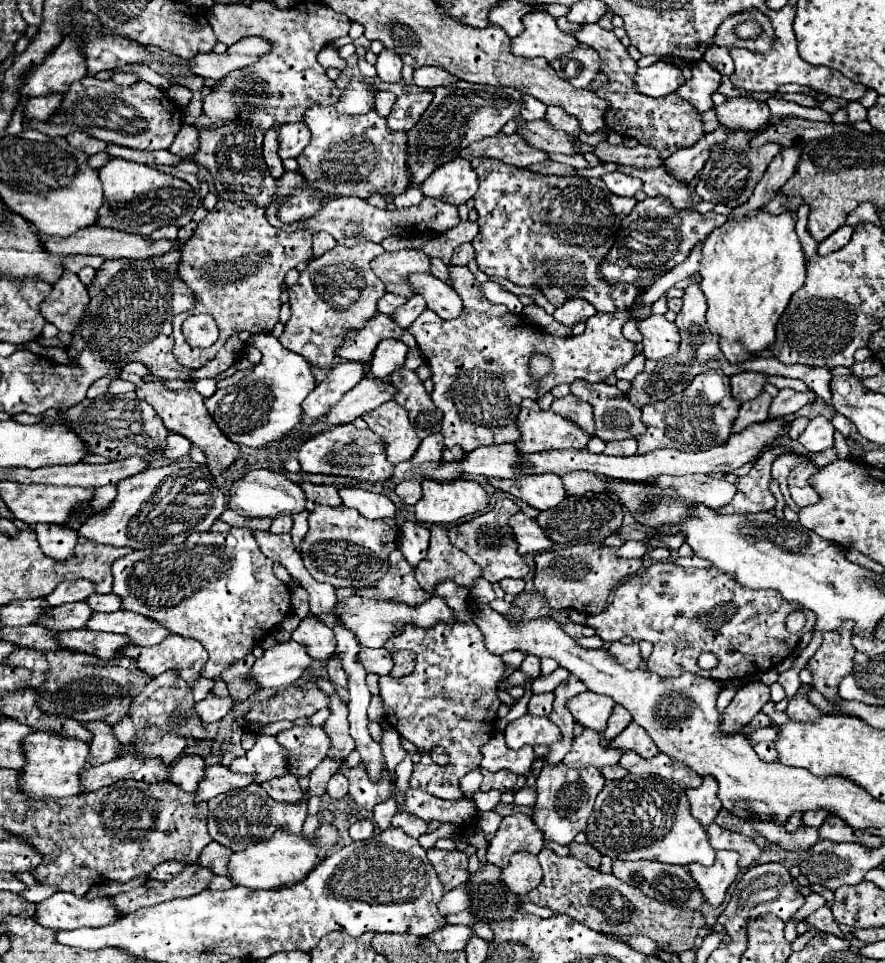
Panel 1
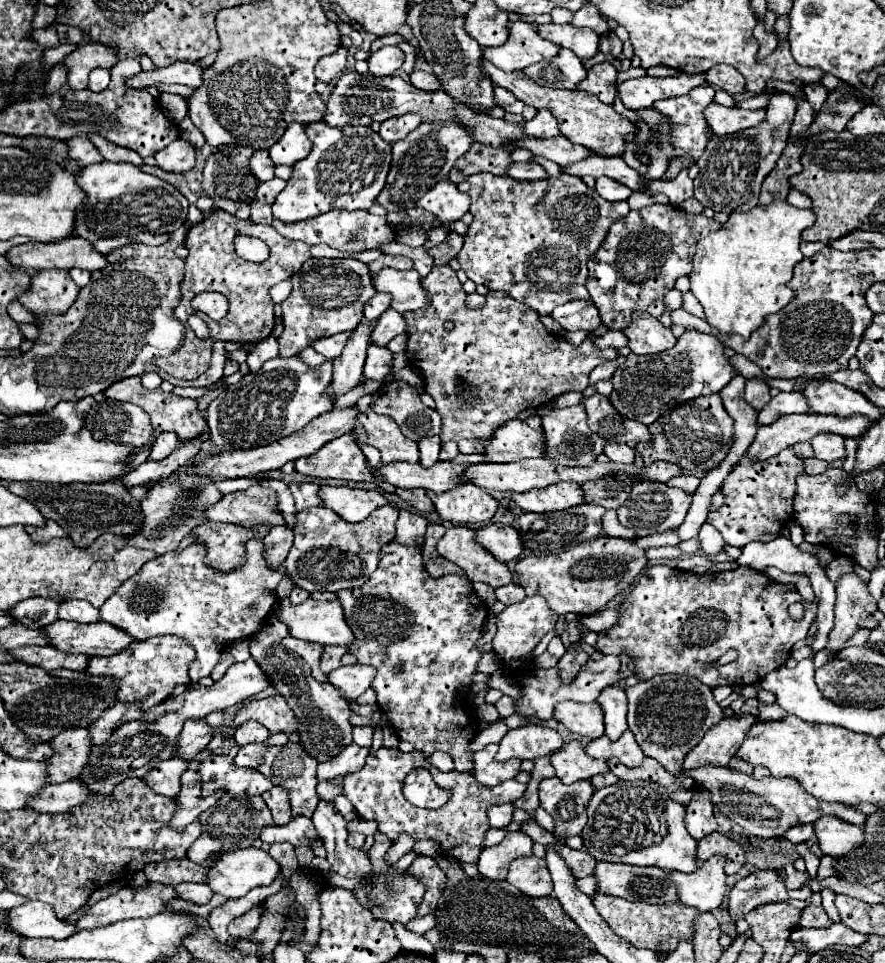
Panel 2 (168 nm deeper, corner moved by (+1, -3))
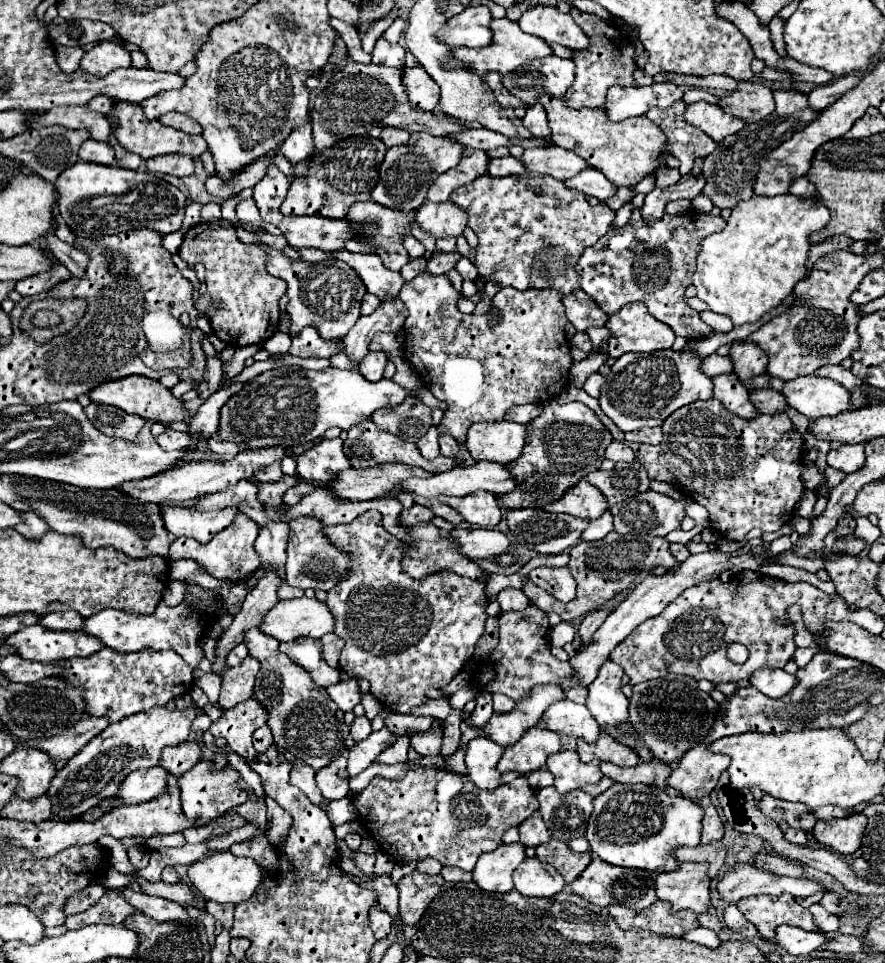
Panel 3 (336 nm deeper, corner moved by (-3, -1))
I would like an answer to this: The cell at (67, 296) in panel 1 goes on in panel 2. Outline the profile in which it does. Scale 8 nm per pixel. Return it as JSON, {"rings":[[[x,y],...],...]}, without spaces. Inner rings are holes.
{"rings":[[[42,270],[32,278],[32,286],[28,292],[20,294],[20,304],[30,310],[32,314],[64,314],[78,298],[80,288],[74,284],[70,274],[66,270]]]}

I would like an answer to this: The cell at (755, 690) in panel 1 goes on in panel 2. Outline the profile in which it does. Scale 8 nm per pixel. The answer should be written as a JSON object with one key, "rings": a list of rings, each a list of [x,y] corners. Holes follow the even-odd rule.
{"rings":[[[734,714],[732,718],[722,718],[716,726],[712,726],[704,738],[688,752],[684,760],[684,768],[696,768],[704,764],[722,764],[726,766],[730,758],[742,746],[744,736],[756,722],[754,714]]]}

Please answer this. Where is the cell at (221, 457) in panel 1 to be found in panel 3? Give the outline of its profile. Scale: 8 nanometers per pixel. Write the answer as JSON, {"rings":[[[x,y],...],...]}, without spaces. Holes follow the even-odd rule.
{"rings":[[[128,376],[120,380],[112,380],[106,384],[96,386],[92,392],[88,392],[88,398],[94,404],[110,404],[116,408],[122,408],[128,414],[138,414],[144,420],[158,420],[158,422],[176,422],[176,420],[190,420],[188,412],[184,410],[182,402],[172,396],[172,392],[162,386],[156,380],[150,380],[146,376]]]}

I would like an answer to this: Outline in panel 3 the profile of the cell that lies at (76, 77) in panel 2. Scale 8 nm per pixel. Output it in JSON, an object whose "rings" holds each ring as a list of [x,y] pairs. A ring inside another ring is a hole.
{"rings":[[[108,40],[102,42],[98,46],[94,46],[92,50],[88,50],[80,62],[80,68],[88,74],[94,74],[98,78],[110,74],[116,68],[130,68],[130,54],[128,50],[124,50],[118,42]]]}

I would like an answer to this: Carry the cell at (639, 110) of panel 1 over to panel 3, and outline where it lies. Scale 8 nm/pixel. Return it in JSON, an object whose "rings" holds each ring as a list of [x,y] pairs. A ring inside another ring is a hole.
{"rings":[[[534,6],[526,10],[518,26],[532,36],[538,36],[546,42],[556,42],[572,50],[582,50],[588,46],[588,38],[582,28],[572,20],[570,14],[562,14],[556,6]]]}

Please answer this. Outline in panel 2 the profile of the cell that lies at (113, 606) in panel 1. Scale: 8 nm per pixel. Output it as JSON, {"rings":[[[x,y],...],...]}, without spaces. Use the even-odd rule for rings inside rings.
{"rings":[[[66,600],[60,604],[60,618],[88,624],[100,620],[100,610],[90,606],[86,600]]]}

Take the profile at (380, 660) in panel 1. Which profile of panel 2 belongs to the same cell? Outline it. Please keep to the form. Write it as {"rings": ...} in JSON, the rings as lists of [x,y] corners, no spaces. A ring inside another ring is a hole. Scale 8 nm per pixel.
{"rings":[[[350,664],[350,666],[340,666],[328,674],[328,682],[340,690],[344,690],[346,700],[356,700],[374,680],[376,668],[368,664]]]}

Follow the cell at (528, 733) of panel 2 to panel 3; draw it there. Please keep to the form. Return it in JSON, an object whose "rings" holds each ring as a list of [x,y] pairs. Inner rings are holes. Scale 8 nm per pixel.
{"rings":[[[532,728],[520,744],[514,744],[512,748],[506,748],[500,762],[498,770],[504,772],[518,772],[522,776],[544,768],[546,756],[554,754],[560,750],[560,738],[554,732],[548,732],[544,728]]]}

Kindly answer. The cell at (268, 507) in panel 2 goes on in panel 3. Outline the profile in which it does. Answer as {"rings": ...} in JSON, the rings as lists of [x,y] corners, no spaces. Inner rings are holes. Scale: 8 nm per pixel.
{"rings":[[[160,506],[164,528],[170,534],[174,534],[176,538],[194,538],[200,544],[208,544],[214,534],[232,524],[236,512],[236,508],[226,508],[224,512],[200,512],[182,506]]]}

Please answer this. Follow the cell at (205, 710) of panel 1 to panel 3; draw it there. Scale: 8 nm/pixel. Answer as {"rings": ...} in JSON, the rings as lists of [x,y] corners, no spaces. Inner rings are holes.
{"rings":[[[194,742],[178,744],[176,748],[164,748],[164,752],[160,752],[160,766],[172,776],[182,776],[200,760],[200,746]]]}

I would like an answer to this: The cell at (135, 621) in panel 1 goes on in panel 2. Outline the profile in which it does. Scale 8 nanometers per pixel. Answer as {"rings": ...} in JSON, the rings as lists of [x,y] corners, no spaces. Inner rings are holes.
{"rings":[[[56,620],[52,626],[46,626],[48,636],[52,636],[52,646],[64,652],[82,652],[88,656],[112,656],[126,650],[136,640],[124,630],[110,626],[108,622],[80,624]]]}

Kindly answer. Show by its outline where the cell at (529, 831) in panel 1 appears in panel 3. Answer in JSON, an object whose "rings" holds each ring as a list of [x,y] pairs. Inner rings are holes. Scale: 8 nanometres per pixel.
{"rings":[[[502,844],[490,854],[480,856],[472,876],[480,890],[484,892],[510,892],[512,872],[524,860],[524,844]]]}

